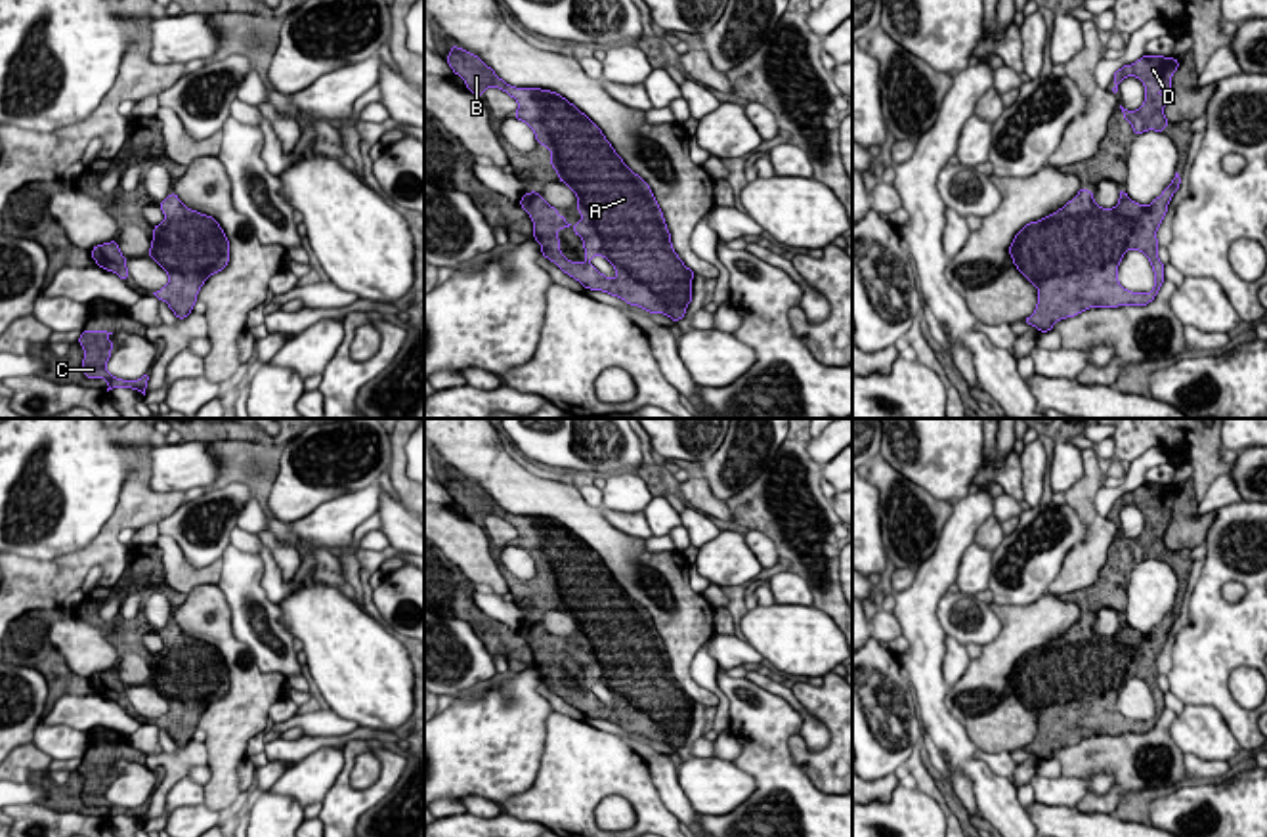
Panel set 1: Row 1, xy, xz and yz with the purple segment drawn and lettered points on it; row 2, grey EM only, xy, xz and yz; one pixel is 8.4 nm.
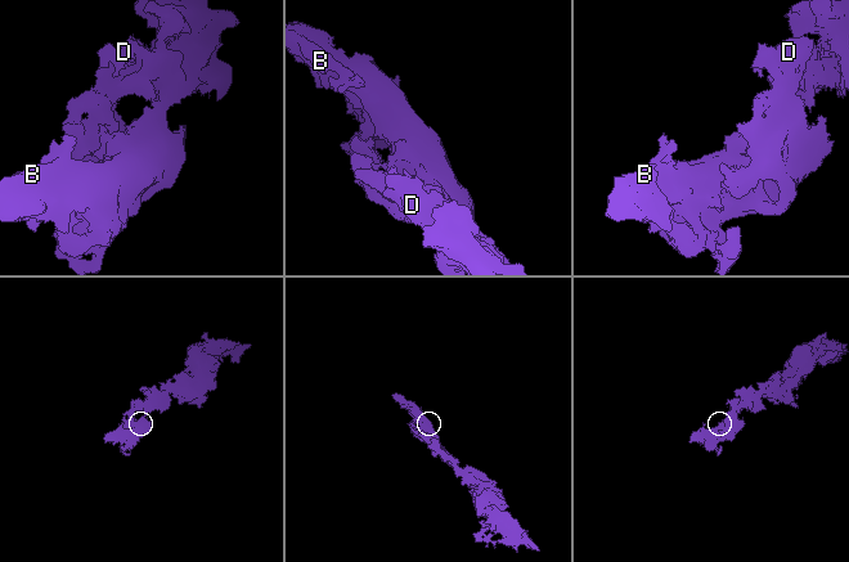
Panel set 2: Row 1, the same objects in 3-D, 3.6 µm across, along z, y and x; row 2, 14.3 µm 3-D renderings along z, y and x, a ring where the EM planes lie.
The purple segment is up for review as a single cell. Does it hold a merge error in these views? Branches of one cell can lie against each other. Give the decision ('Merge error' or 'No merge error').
No merge error

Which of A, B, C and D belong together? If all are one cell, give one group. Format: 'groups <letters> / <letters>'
groups A B C D

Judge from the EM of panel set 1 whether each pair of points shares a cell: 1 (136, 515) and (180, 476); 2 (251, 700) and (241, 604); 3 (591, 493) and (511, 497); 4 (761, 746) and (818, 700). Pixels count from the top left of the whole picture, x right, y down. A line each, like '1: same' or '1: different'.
1: different
2: different
3: different
4: different

